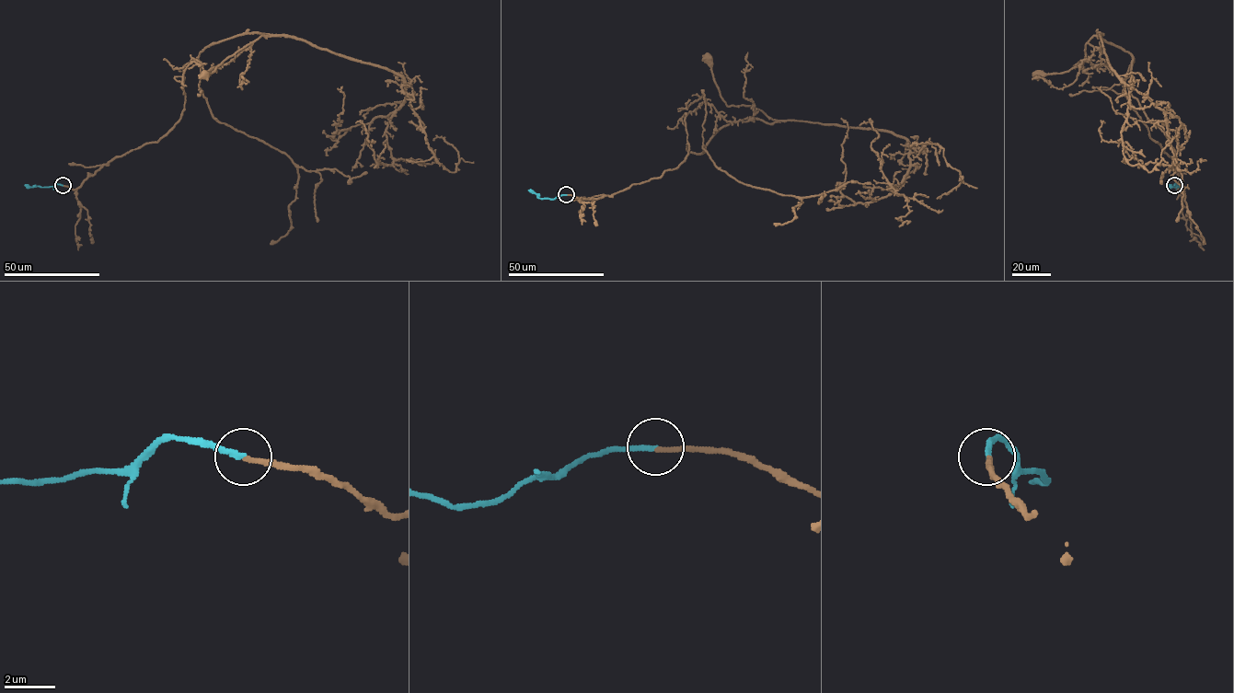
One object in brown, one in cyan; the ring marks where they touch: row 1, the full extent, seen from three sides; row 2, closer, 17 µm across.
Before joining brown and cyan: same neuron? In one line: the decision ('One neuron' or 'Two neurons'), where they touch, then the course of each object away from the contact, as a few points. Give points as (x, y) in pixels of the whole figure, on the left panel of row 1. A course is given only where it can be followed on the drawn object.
One neuron. Place: (63, 185). Course of brown: (63, 185), (76, 189), (103, 165), (162, 137), (184, 109), (183, 66), (206, 47), (272, 35), (203, 74). Course of cyan: (63, 185), (25, 185)

